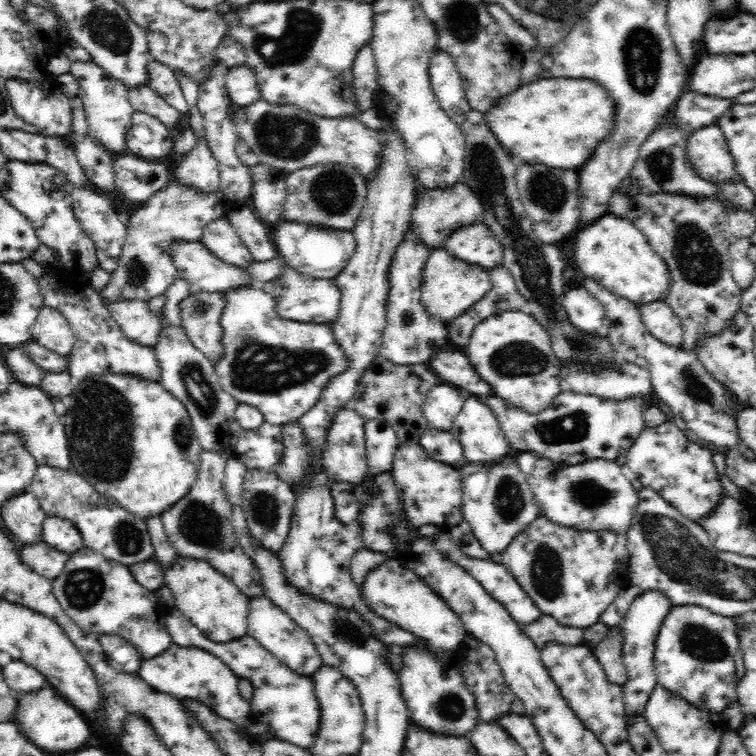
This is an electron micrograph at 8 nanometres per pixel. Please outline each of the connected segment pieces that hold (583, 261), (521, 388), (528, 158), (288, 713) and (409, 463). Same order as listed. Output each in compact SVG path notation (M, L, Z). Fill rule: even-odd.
M606 212L591 225L572 233L576 236L572 238L571 260L584 278L600 282L610 292L638 306L665 302L668 298L669 286L672 284L668 267L664 259L654 252L644 233L631 221Z
M502 312L479 322L462 351L478 375L492 386L492 395L498 395L508 405L534 414L550 407L552 399L561 393L559 361L551 338L529 312Z
M550 76L521 84L484 115L491 133L518 164L578 168L610 132L614 108L615 104L606 96L604 88L593 80Z
M176 608L173 610L174 612L171 610L165 615L166 628L174 644L204 648L214 656L218 656L220 660L224 660L240 678L248 678L253 686L253 695L249 702L252 706L251 717L256 716L256 720L268 725L274 738L310 752L310 748L318 737L321 724L320 705L311 677L296 674L251 636L242 636L238 640L232 639L232 642L226 642L226 644L212 642L213 639L204 636L195 624L186 620L184 616L180 616Z
M411 440L399 443L394 452L391 475L400 490L404 511L411 528L418 529L430 524L445 530L464 520L463 512L458 510L463 504L463 482L460 471L451 465L432 460L419 444L412 444Z

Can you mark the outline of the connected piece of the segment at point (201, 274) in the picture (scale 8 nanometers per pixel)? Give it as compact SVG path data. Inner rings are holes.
M174 241L168 255L178 270L178 278L208 292L226 292L253 287L246 270L222 263L208 248L196 242Z

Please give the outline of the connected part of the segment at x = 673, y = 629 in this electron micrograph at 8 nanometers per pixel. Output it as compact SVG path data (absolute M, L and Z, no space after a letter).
M673 605L666 615L655 642L653 656L657 682L692 706L705 708L709 712L722 713L737 701L736 662L734 654L739 648L735 622L732 618L712 612L696 605Z

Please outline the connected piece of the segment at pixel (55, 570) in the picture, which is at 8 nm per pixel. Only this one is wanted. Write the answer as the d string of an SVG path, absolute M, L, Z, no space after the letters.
M44 542L36 544L19 544L20 558L34 572L46 579L55 579L64 570L71 553L65 553L48 546Z

